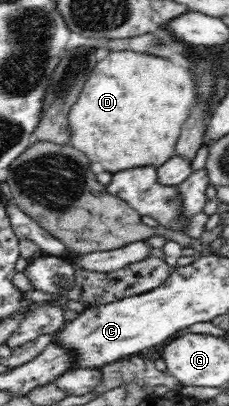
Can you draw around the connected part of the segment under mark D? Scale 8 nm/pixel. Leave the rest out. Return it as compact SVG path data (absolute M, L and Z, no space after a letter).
M113 50L107 57L103 56L101 63L97 62L95 69L91 71L91 75L87 77L84 88L77 98L79 103L75 102L69 110L67 118L70 131L68 144L75 147L77 151L81 151L91 163L101 163L103 171L111 174L125 171L127 169L133 169L135 167L154 166L157 168L158 166L163 165L169 158L174 157L175 146L177 145L183 125L185 125L185 121L187 120L191 107L194 105L196 99L196 79L191 77L191 74L194 73L191 67L185 69L180 66L175 66L173 63L165 63L165 61L167 61L165 58L159 58L151 54L139 53L133 50Z

